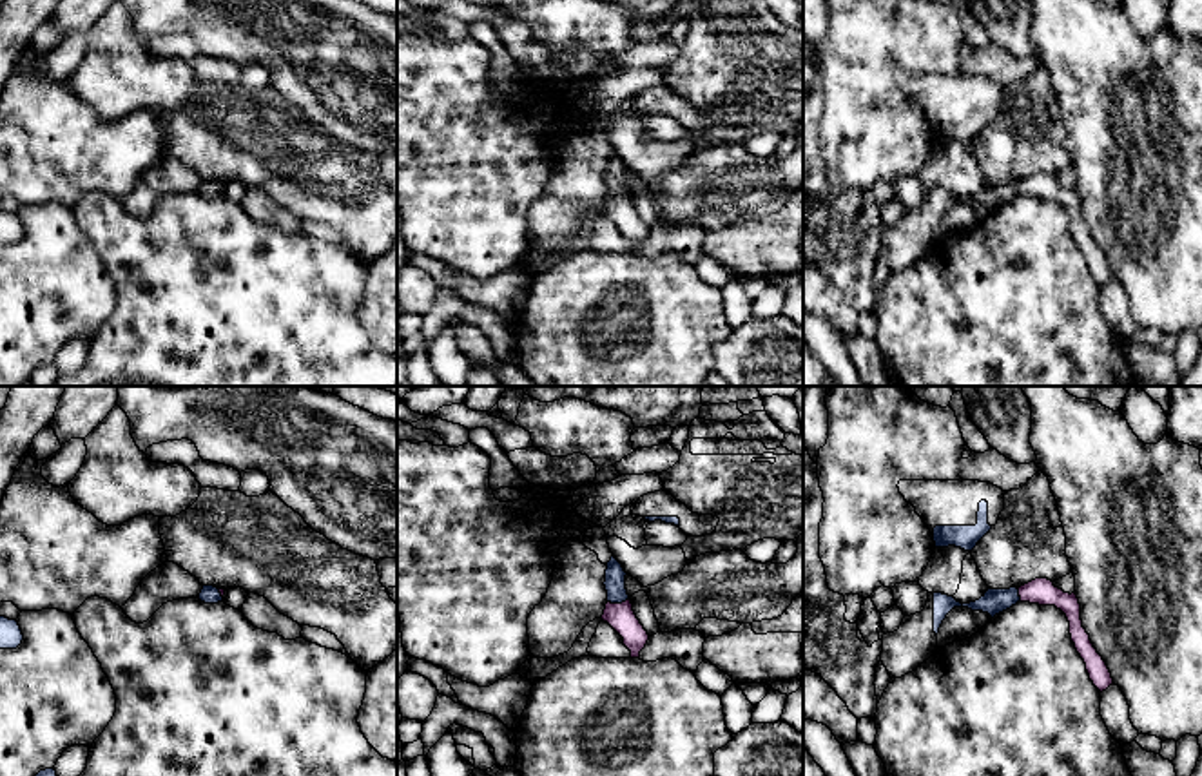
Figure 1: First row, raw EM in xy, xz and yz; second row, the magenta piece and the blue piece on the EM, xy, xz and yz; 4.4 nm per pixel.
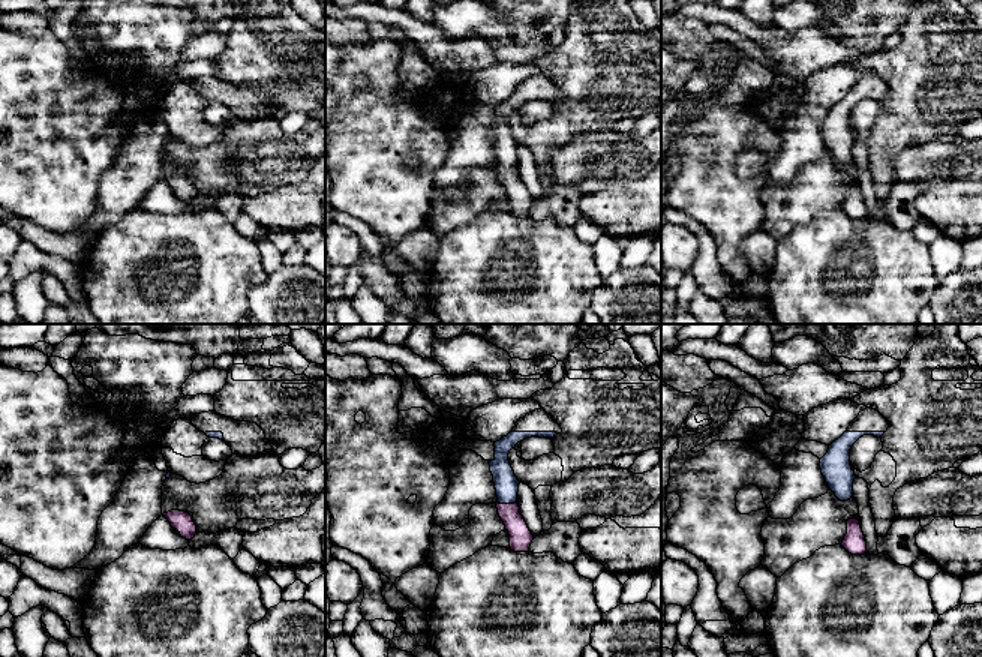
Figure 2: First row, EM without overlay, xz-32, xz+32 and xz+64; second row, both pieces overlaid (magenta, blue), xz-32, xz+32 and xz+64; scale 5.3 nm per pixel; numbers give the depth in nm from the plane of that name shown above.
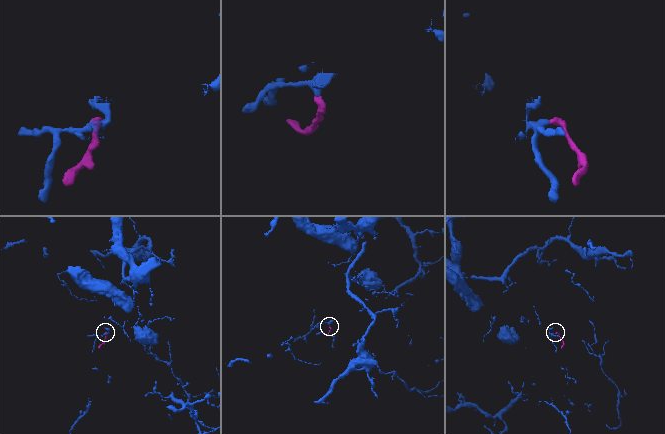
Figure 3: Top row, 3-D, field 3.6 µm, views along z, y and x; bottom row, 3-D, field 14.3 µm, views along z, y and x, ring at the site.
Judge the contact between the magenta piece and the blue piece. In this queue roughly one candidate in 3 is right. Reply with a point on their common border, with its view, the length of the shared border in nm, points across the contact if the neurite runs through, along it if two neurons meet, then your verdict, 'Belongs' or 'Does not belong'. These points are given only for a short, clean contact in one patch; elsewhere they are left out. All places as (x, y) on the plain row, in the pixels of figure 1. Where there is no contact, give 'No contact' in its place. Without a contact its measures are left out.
Touches magenta at xz (617, 198). Shared border 100 nm. Belongs

